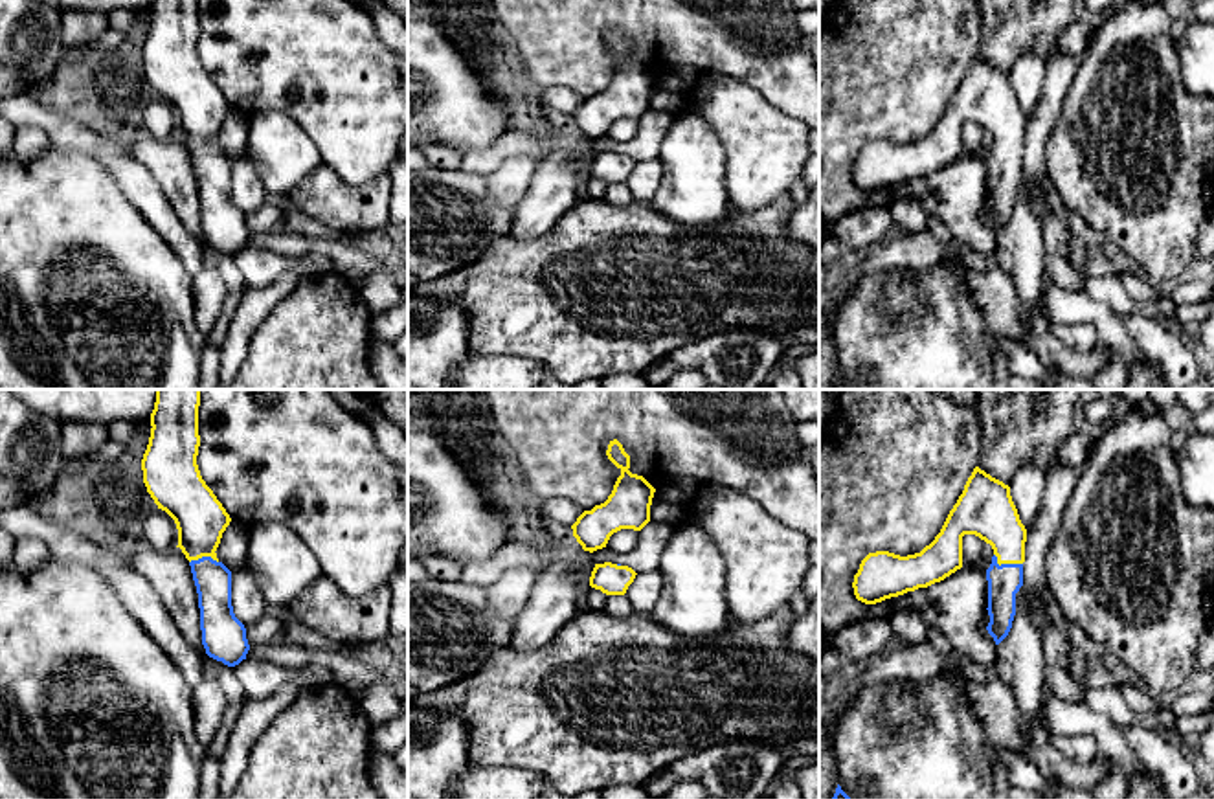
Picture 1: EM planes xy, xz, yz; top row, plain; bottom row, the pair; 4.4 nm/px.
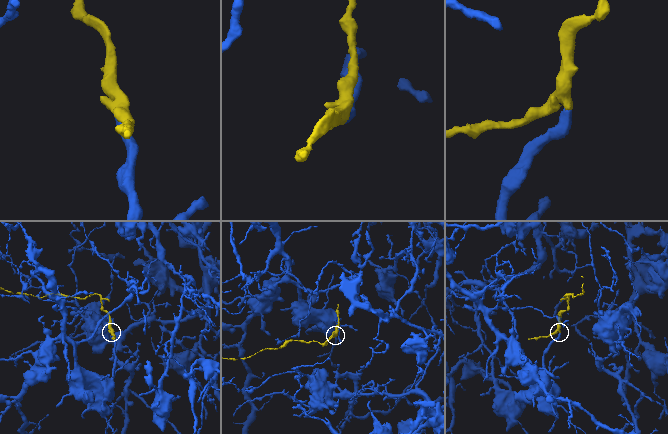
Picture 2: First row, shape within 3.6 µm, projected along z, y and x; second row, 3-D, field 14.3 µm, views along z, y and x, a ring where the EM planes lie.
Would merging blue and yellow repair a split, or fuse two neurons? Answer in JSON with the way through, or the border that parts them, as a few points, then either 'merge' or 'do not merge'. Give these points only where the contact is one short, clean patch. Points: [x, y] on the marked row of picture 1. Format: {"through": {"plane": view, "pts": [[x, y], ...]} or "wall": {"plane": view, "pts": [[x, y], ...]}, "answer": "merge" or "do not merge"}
{"through": {"plane": "yz", "pts": [[1003, 581], [1005, 564], [1005, 533], [987, 511]]}, "answer": "merge"}

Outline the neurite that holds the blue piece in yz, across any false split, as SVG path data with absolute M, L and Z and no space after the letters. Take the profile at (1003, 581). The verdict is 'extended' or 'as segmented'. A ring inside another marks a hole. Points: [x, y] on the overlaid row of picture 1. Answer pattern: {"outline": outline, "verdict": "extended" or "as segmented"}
{"outline": "M979 467L950 511L940 533L920 553L900 557L889 551L869 553L854 575L854 595L865 604L927 588L962 568L962 536L975 535L992 546L986 569L988 634L999 645L1016 615L1016 593L1023 586L1027 529L1019 520L1010 487Z", "verdict": "extended"}

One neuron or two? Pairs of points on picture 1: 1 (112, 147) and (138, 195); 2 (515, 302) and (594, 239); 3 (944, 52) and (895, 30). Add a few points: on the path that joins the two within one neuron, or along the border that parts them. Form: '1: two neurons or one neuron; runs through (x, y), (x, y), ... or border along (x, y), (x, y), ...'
1: one neuron; runs through (112, 158), (136, 184)
2: one neuron; runs through (535, 300), (577, 259)
3: one neuron; runs through (932, 39), (908, 39)

